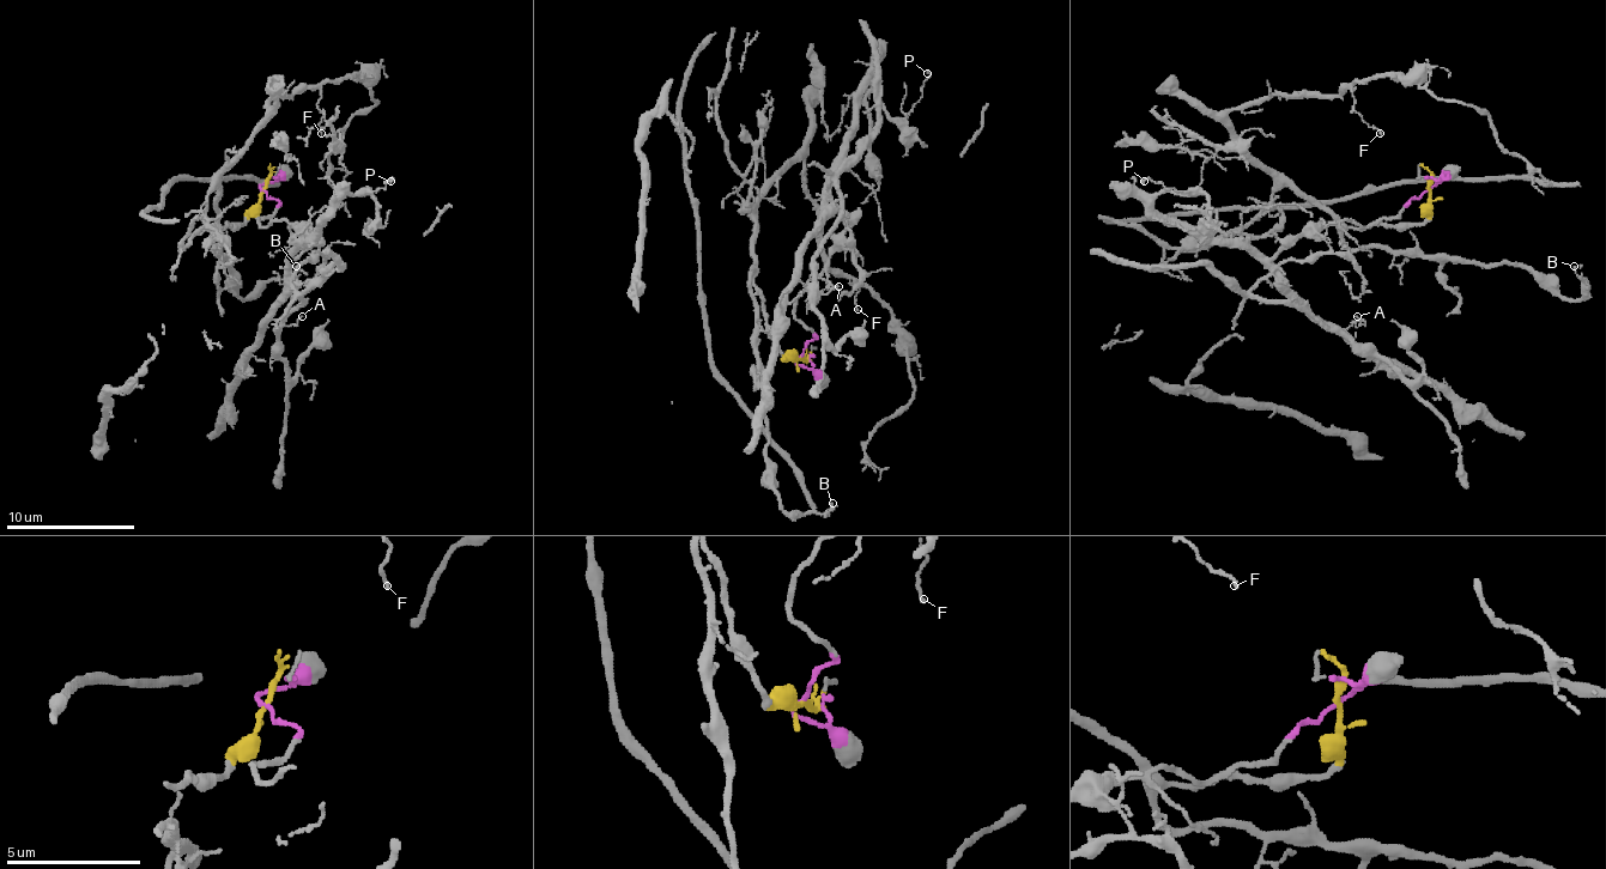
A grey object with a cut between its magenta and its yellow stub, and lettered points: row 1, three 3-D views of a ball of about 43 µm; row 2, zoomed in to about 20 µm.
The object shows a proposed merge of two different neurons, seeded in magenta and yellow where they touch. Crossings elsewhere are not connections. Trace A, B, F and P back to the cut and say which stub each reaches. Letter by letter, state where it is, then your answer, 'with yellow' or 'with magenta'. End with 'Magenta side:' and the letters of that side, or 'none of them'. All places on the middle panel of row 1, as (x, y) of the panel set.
A: place (838, 286); with magenta
B: place (832, 503); with yellow
F: place (858, 309); with yellow
P: place (927, 73); with magenta
Magenta side: A, P

